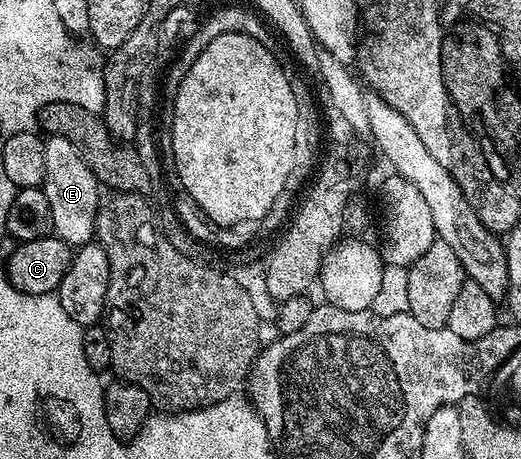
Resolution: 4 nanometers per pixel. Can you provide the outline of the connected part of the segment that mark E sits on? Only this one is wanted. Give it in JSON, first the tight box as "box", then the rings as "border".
{"box":[43,136,102,248],"border":[[[62,136],[48,138],[44,143],[46,156],[46,176],[43,190],[46,200],[50,200],[50,214],[54,216],[54,234],[73,248],[87,246],[96,238],[96,214],[100,211],[102,183],[96,179],[96,173],[82,160],[82,156]]]}

